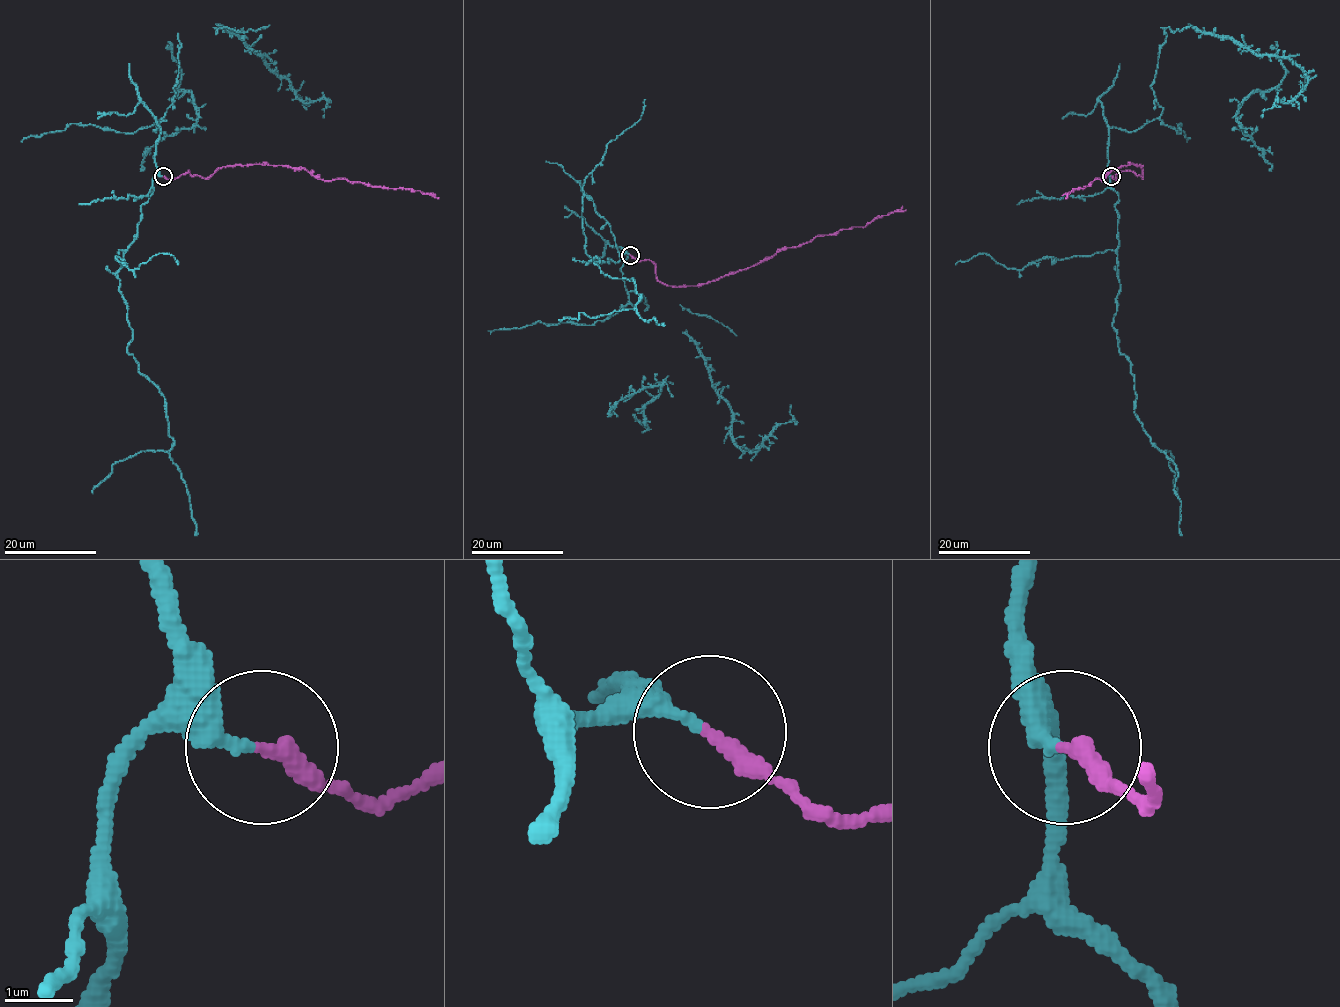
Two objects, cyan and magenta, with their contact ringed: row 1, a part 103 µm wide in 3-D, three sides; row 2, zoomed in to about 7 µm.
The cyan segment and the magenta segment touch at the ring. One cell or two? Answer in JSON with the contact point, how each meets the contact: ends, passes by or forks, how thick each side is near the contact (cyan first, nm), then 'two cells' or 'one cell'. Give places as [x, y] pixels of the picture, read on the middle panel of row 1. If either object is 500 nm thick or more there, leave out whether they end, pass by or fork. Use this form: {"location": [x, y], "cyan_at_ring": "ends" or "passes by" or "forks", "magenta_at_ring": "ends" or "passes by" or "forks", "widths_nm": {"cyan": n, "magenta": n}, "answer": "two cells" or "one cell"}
{"location": [630, 255], "cyan_at_ring": "ends", "magenta_at_ring": "ends", "widths_nm": {"cyan": 240, "magenta": 280}, "answer": "one cell"}

